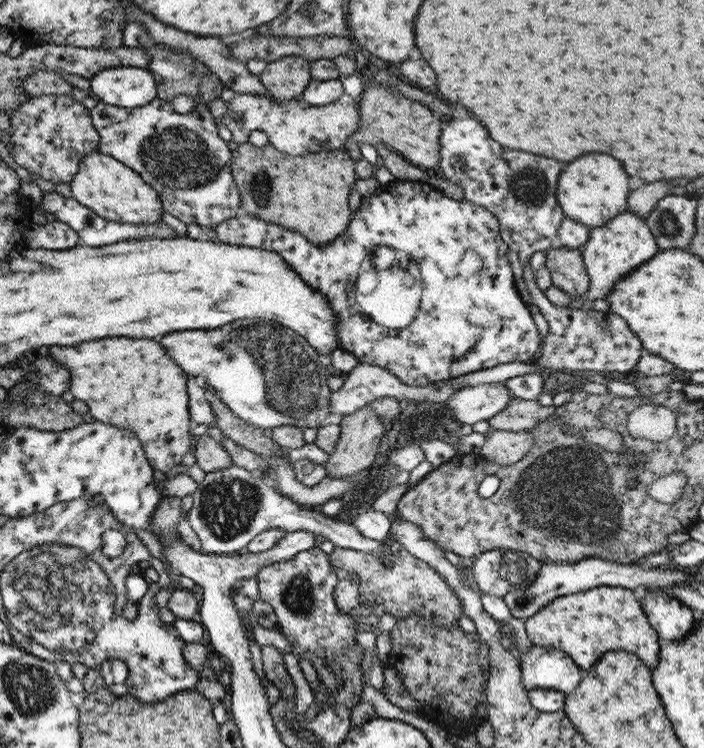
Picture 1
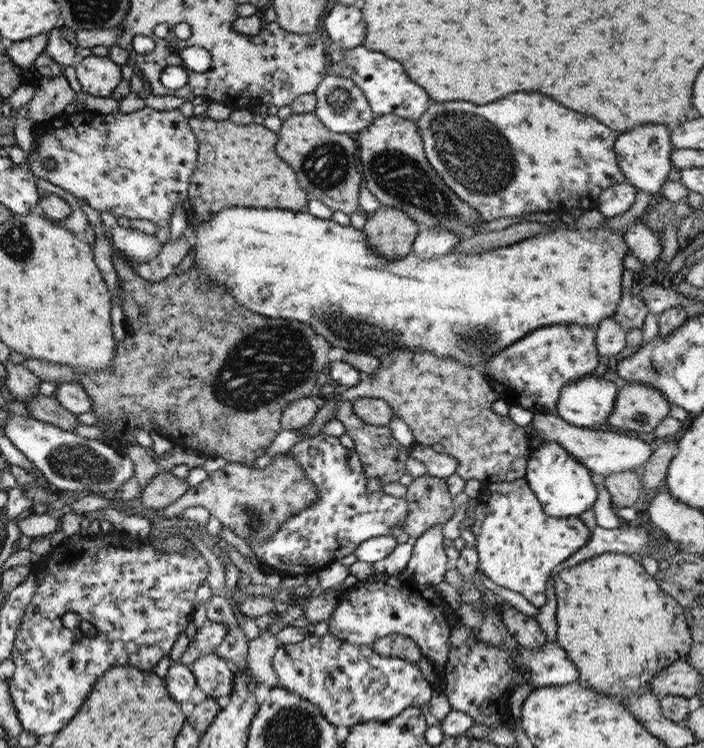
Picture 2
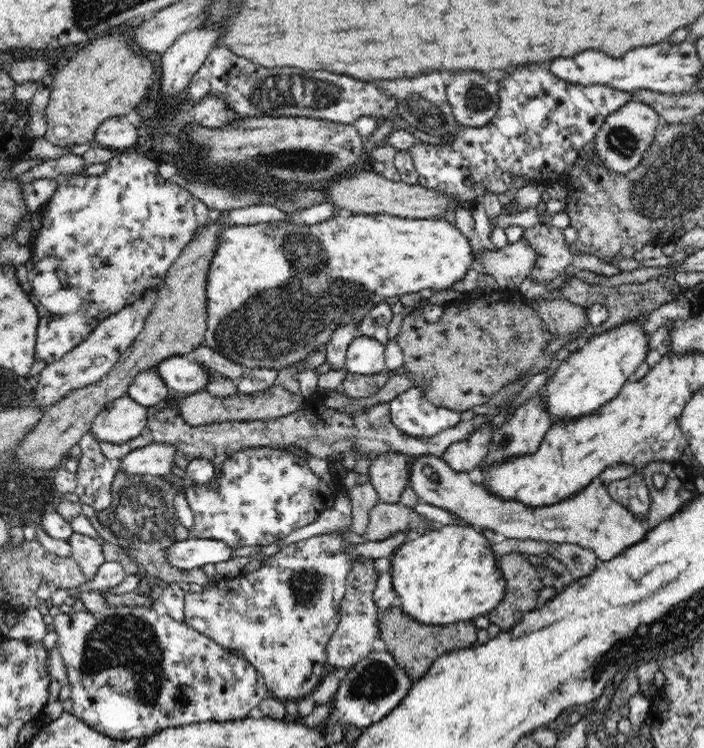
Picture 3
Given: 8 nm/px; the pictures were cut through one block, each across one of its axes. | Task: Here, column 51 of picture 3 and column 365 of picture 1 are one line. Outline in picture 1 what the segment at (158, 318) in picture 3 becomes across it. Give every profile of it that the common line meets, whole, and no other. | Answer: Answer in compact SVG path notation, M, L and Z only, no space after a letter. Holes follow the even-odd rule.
M369 404L357 408L355 412L343 416L337 422L339 425L339 438L335 448L328 454L327 462L323 464L326 476L329 478L349 478L355 474L361 474L372 465L378 451L379 441L383 436L385 423L379 420Z

